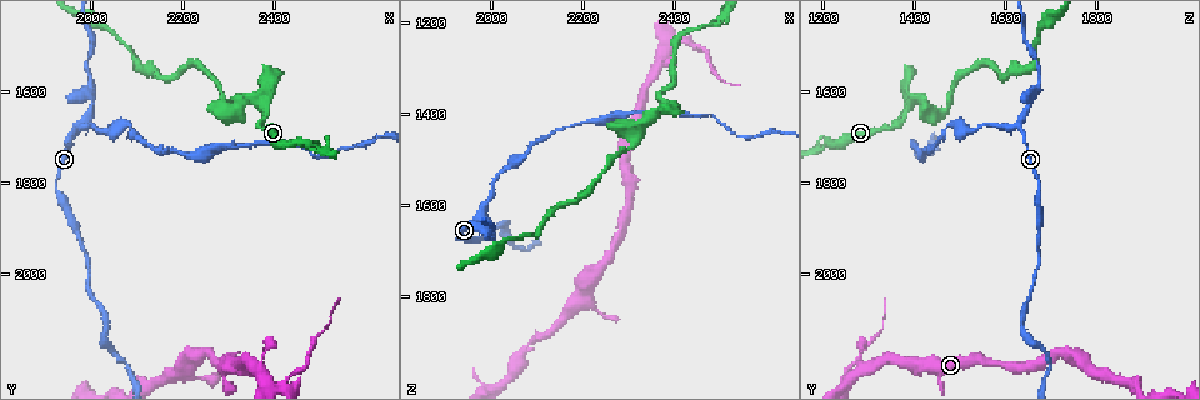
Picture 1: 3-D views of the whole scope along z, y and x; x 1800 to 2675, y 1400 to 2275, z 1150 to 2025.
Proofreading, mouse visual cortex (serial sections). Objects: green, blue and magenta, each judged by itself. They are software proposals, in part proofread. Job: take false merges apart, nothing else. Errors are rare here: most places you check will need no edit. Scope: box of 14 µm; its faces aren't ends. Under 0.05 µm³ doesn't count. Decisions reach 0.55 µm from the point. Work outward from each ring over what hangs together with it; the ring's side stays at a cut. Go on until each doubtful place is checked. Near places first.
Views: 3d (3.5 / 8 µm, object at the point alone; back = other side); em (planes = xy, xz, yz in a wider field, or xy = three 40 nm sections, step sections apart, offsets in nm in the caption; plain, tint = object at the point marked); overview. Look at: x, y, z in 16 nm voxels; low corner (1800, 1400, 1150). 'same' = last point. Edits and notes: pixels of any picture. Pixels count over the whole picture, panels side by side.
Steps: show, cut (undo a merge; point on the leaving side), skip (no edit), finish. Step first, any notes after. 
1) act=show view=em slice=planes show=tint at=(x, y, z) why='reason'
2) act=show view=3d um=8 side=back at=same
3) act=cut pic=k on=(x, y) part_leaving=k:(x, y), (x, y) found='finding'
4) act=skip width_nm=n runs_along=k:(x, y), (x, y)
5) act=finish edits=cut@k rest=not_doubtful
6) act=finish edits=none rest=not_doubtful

act=show view=3d um=3.5 at=(2420, 2235, 1235) why='sharp bend'

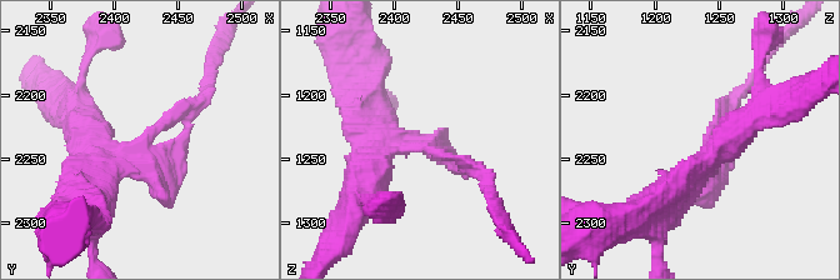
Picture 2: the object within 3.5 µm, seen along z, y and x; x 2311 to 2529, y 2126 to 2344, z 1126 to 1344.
act=show view=em slice=xy step=2 show=tint at=(2424, 2236, 1242)

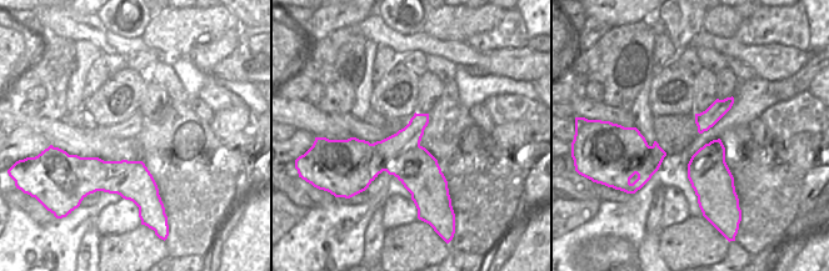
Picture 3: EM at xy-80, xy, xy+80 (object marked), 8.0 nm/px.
act=skip width_nm=340 runs_along=2:(89, 133), (120, 159), (204, 94) found='all the same cell'

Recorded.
act=show view=em slice=xy step=3 show=tint at=(2380, 1630, 1395) why='three arms meet'

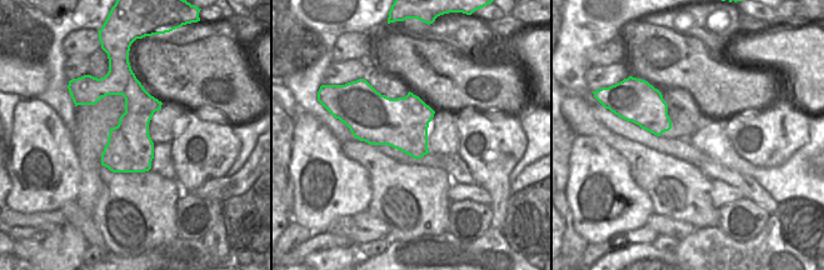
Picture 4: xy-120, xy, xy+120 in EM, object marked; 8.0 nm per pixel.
act=show view=3d um=3.5 at=same why='wider look'

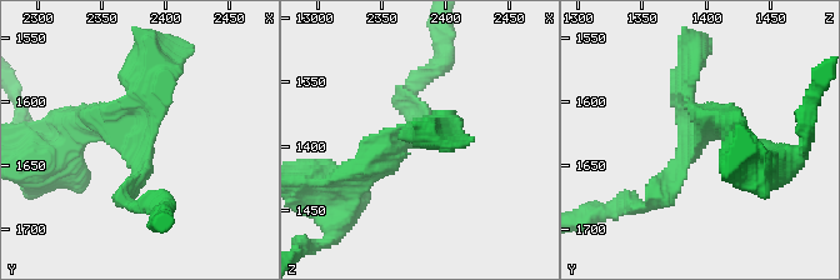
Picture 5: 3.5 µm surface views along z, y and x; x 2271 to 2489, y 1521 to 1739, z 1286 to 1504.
act=skip runs_along=5:(653, 204), (708, 124), (740, 143) found='all the same cell'

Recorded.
act=show view=3d um=8 side=back at=(1975, 1670, 1625) why='thick turns thin'

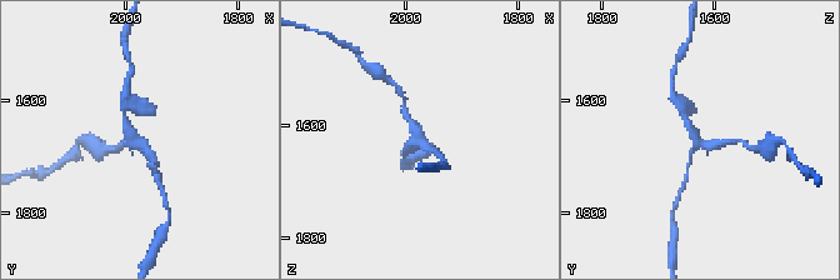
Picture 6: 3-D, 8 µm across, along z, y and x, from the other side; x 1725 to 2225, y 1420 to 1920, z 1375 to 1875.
act=show view=3d um=3.5 at=(1970, 1680, 1625) why='closer look'

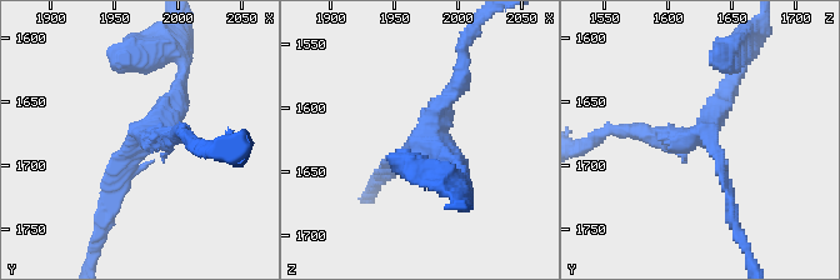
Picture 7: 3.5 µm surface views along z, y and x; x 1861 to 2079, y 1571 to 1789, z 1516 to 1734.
act=show view=em slice=planes show=tint at=(1978, 1674, 1624) arms=3 arm_widths_nm=150,200,200 why='now the EM'

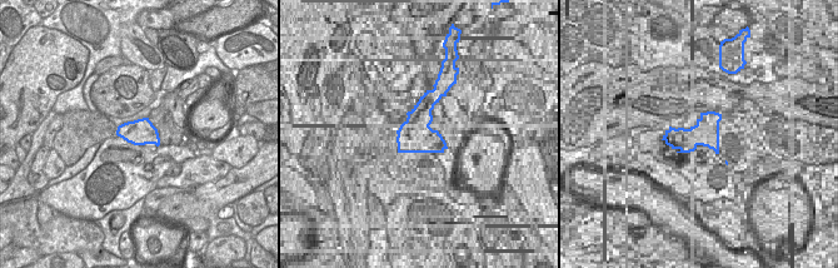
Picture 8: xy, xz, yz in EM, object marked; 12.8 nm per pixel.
act=skip runs_along=7:(391, 170), (426, 141), (461, 78) found='continuous, no second cell'

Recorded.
act=show view=3d um=3.5 at=(1995, 1610, 1665) why='abrupt turn'

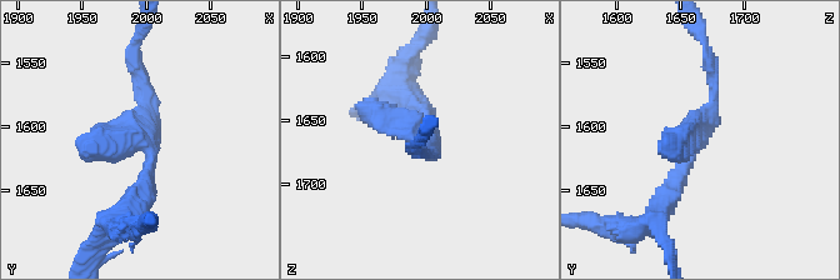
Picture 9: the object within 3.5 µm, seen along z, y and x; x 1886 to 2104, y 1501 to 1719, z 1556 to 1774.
act=show view=em slice=planes show=tint at=(2000, 1610, 1658)

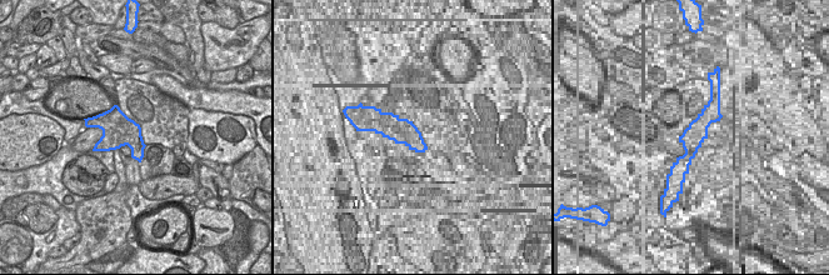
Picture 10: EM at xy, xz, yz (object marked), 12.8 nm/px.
act=skip runs_along=9:(656, 210), (714, 106), (710, 65) found='continuous, no second cell'

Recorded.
act=finish edits=none rest=not_doubtful

